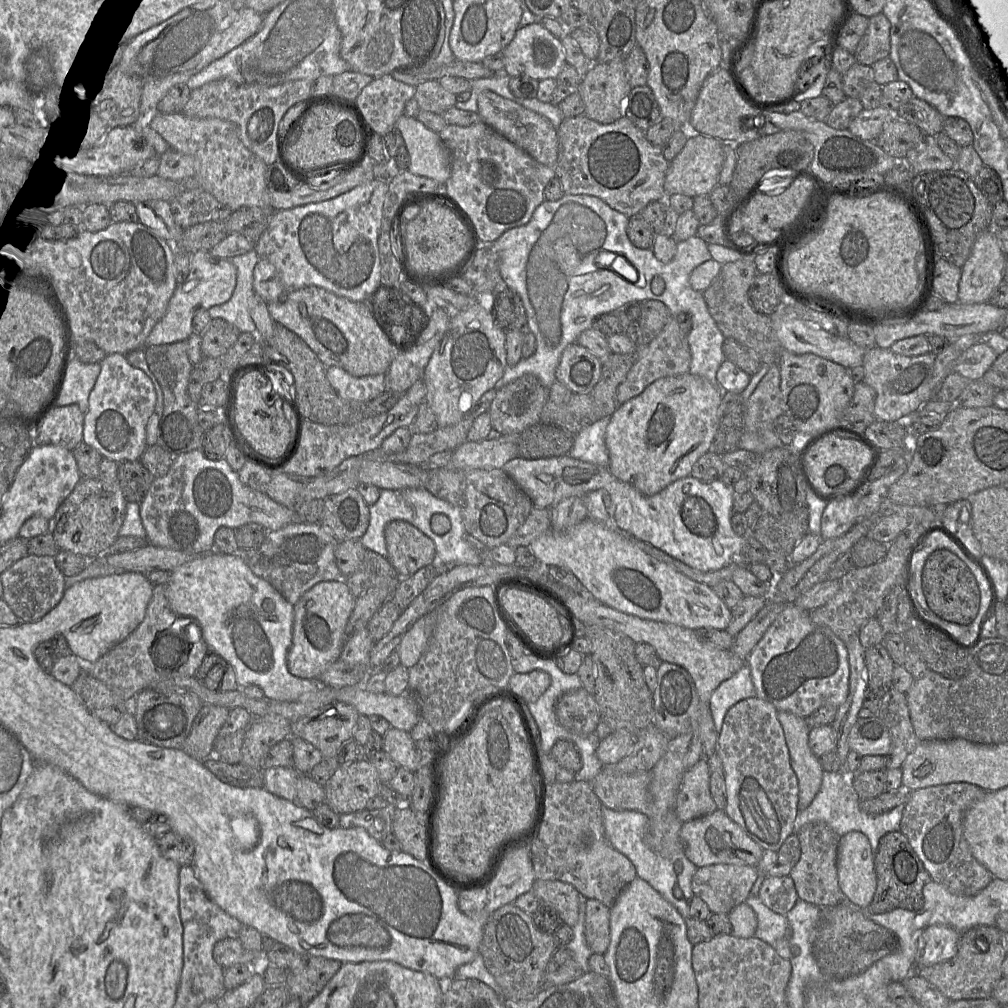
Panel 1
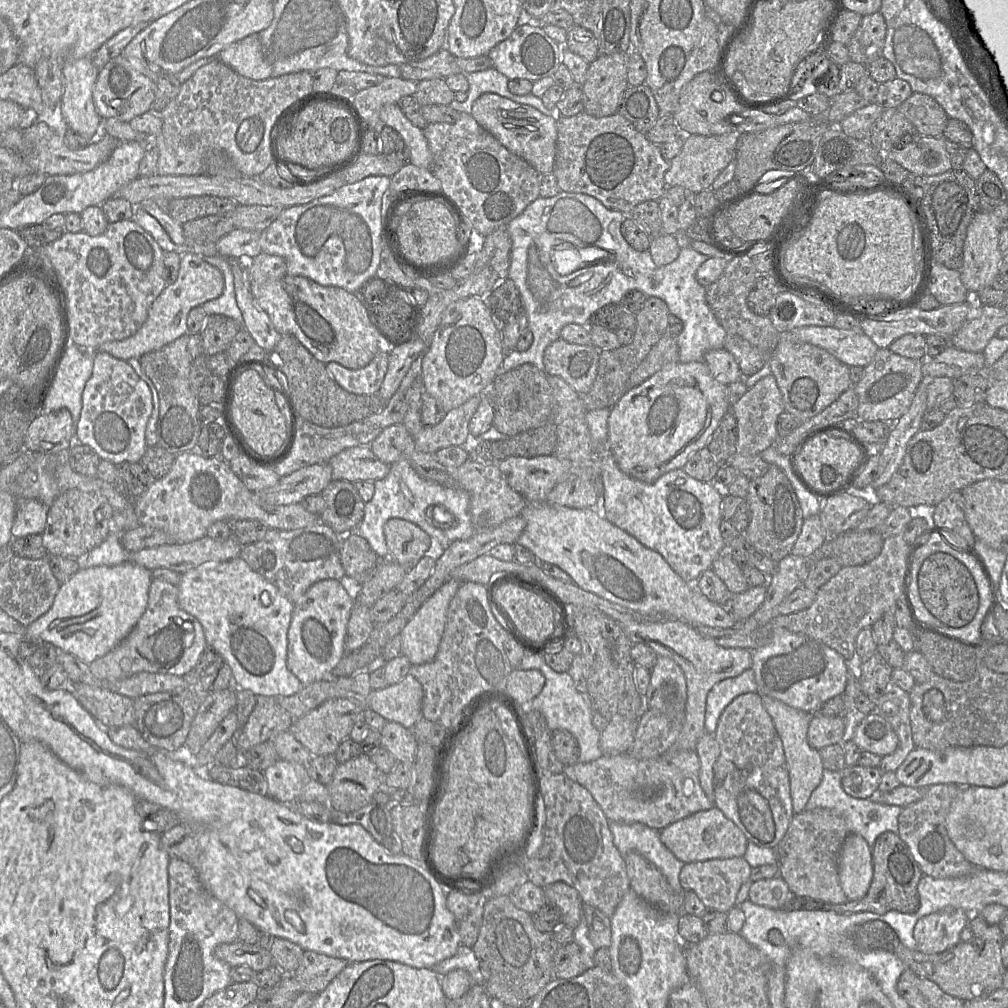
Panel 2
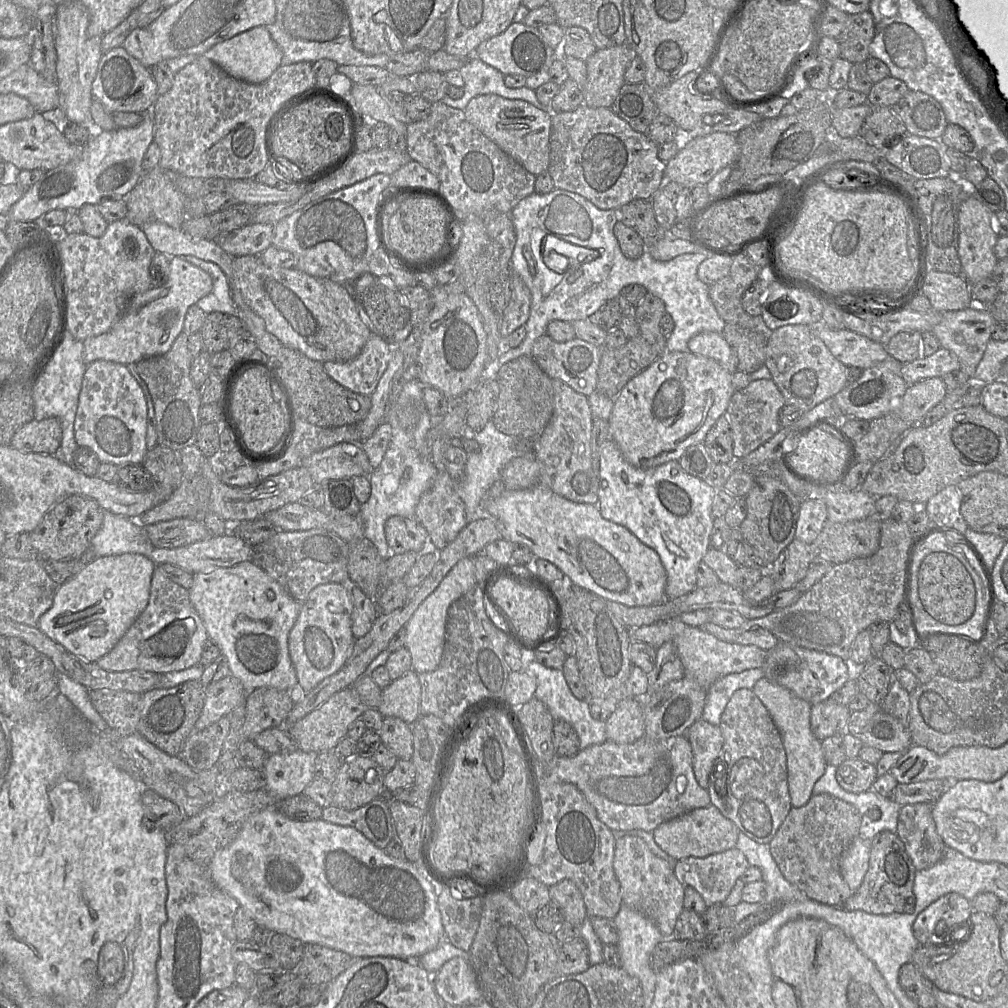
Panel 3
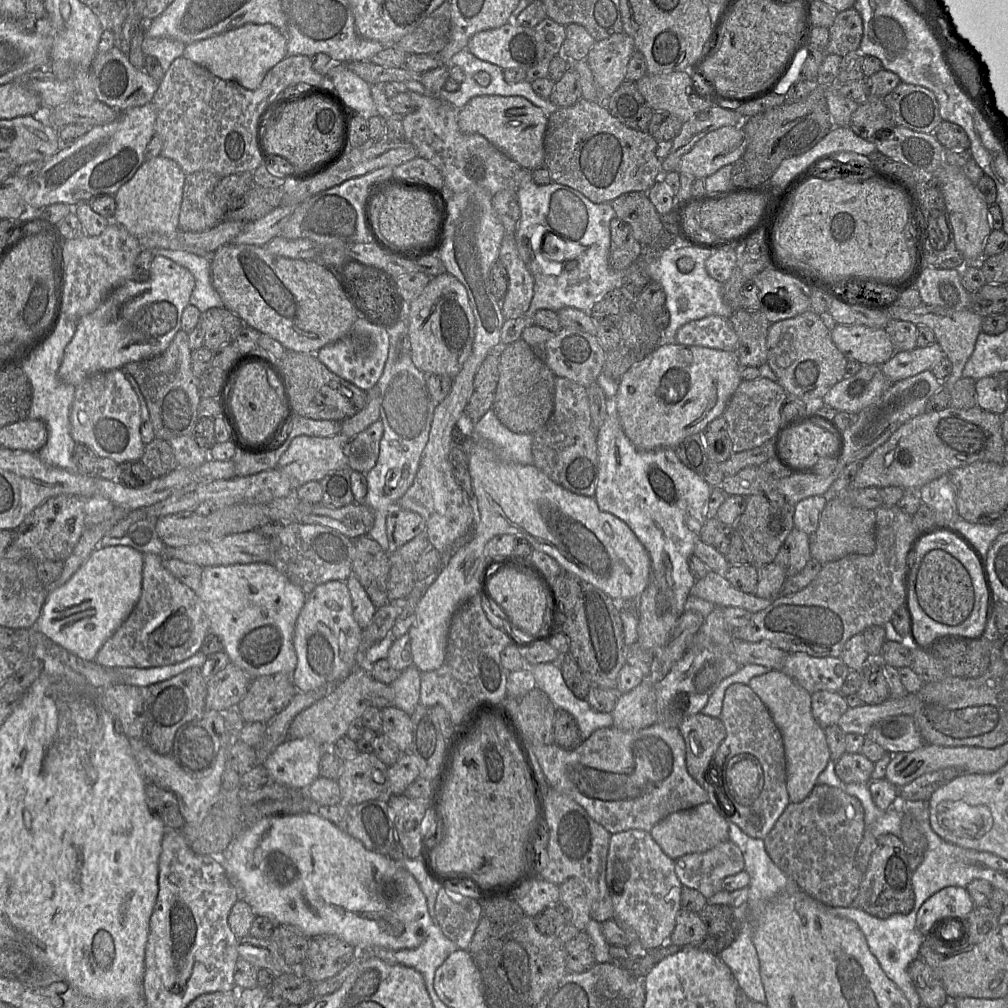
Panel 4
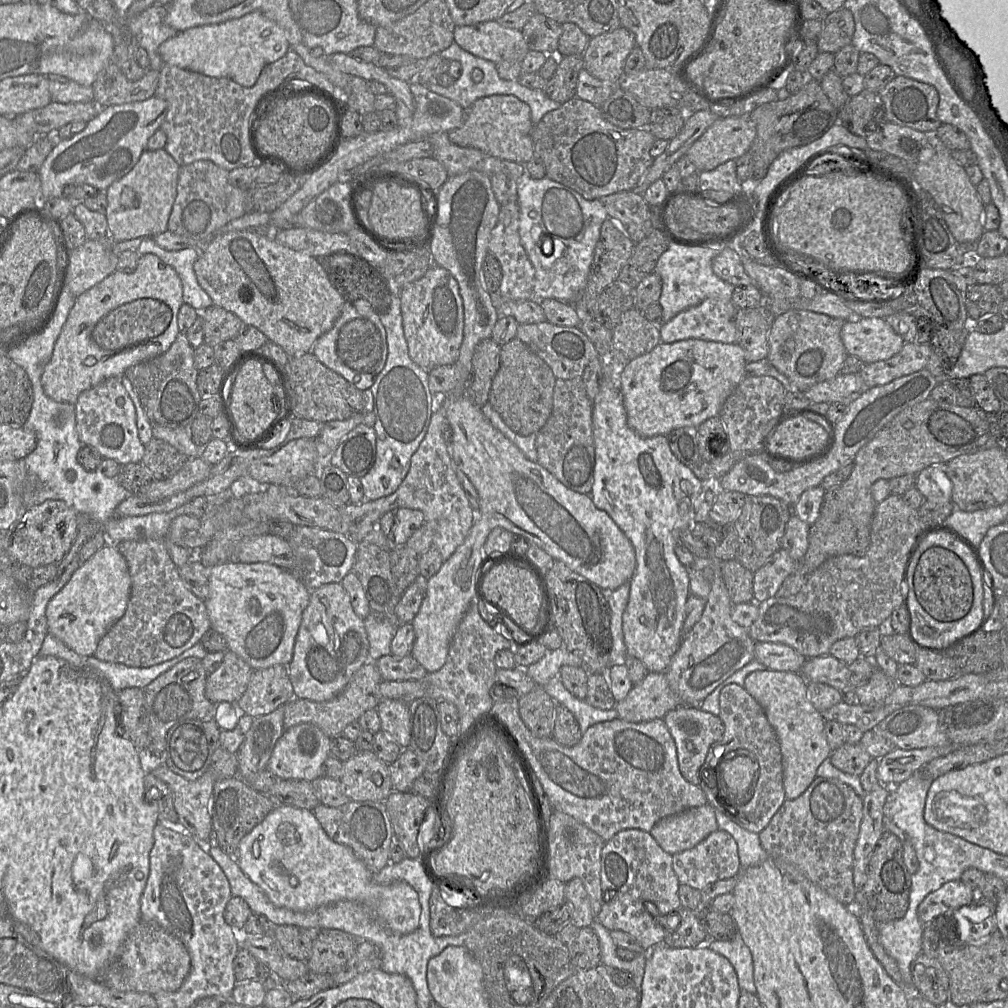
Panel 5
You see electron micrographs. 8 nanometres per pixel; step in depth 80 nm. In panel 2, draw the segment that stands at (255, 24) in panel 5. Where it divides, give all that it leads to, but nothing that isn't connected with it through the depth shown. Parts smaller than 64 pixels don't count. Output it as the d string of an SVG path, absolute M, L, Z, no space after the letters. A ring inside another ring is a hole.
M257 33L231 44L215 58L245 78L266 80L272 75L272 67Z

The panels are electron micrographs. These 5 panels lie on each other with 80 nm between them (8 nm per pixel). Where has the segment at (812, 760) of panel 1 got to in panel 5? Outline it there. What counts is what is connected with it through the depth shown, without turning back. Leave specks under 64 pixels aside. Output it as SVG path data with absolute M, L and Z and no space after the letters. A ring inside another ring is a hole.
M756 670L745 679L743 688L762 707L774 729L782 755L783 787L787 800L798 798L817 777L820 764L831 755L824 735L825 720L807 695L807 681L800 673Z

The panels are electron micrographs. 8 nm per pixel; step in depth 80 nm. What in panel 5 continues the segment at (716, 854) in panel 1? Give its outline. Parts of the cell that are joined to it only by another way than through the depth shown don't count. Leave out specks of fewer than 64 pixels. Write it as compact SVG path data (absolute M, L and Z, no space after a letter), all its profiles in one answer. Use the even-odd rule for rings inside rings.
M706 803L661 819L649 833L665 852L674 855L695 847L718 829L715 809Z

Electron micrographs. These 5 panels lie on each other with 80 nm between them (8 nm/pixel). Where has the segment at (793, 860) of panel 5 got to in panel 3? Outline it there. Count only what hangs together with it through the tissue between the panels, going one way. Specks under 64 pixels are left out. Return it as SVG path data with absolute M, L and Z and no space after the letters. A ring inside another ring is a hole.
M830 794L813 795L802 807L791 808L785 820L770 841L770 853L783 876L812 900L840 906L852 895L840 872L840 859L847 846L858 837L861 817L851 804Z

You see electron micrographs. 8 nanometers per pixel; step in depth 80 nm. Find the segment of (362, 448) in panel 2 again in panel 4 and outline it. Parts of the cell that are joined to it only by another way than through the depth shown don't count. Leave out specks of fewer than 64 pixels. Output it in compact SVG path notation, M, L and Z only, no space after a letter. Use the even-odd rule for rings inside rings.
M341 434L334 437L298 436L282 454L276 468L287 474L292 483L296 483L296 488L306 482L320 481L331 471L348 469L350 440Z

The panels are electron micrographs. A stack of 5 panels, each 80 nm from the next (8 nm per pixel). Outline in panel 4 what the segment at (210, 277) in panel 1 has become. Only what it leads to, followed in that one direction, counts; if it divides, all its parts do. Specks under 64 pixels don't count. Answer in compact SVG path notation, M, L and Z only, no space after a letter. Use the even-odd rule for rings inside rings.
M154 256L148 280L126 281L113 290L95 311L77 321L74 336L65 348L58 370L60 379L77 387L95 373L120 369L129 362L146 360L162 354L176 333L181 330L182 313L190 304L189 300L194 287L195 278L188 269L167 257Z

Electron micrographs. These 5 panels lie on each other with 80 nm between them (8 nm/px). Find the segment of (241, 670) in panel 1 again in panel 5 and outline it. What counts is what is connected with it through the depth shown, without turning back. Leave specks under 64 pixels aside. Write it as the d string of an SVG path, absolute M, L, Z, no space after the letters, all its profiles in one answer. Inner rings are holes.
M225 562L208 569L209 593L205 604L210 627L223 635L227 650L242 658L253 670L276 664L287 666L293 657L302 613L310 599L309 590L294 574L268 563Z

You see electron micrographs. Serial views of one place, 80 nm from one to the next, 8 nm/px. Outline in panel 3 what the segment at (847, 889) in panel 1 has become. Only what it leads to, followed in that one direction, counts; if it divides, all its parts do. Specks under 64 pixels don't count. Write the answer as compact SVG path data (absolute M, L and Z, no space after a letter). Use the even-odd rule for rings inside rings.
M855 838L840 859L841 875L852 892L861 886L869 866L869 843Z

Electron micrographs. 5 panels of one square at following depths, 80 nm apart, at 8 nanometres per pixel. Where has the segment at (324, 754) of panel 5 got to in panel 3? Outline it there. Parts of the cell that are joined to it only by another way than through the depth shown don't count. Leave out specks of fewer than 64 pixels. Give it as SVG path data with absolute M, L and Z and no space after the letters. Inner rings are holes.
M301 749L292 753L269 754L262 769L265 789L277 799L303 794L314 779L314 755Z

